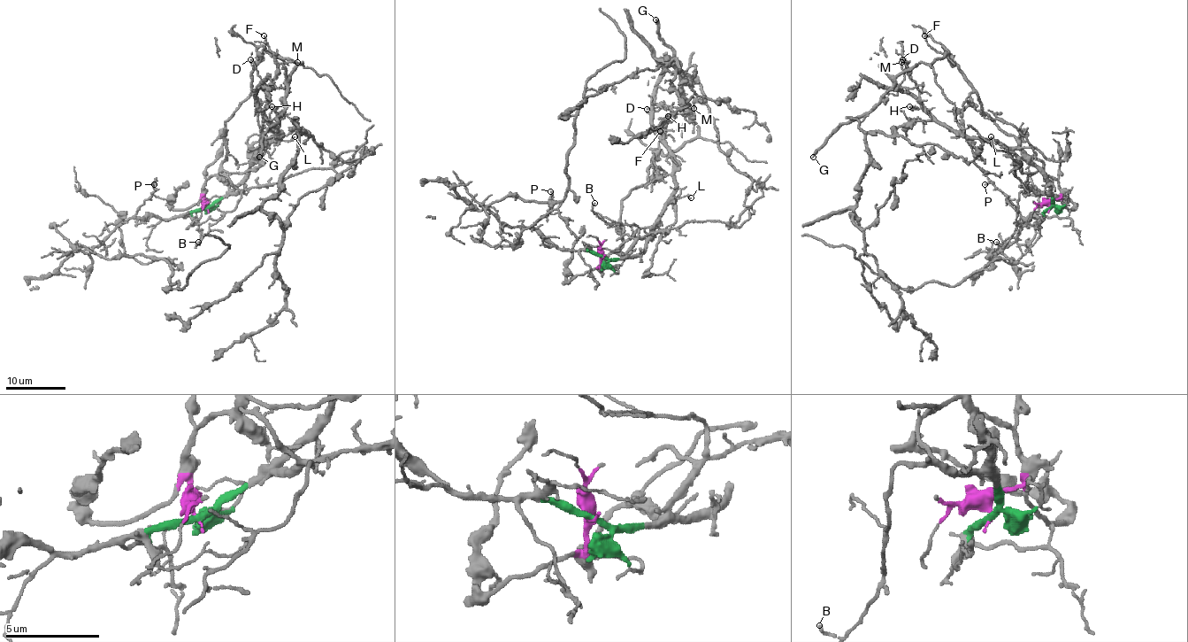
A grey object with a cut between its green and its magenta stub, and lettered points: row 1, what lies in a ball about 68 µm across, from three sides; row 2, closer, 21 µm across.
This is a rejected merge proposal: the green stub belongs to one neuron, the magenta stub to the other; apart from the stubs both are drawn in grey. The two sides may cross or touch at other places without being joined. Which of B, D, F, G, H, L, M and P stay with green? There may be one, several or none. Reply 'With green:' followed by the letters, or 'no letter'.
With green: B, D, H, L, M, P

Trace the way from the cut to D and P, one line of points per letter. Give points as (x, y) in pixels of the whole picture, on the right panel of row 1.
D: (1049, 208), (1051, 182), (1020, 150), (951, 132), (899, 88), (903, 76), (901, 58)
P: (1049, 208), (1044, 213), (1044, 218), (1023, 217), (1006, 196), (990, 182), (984, 184)

